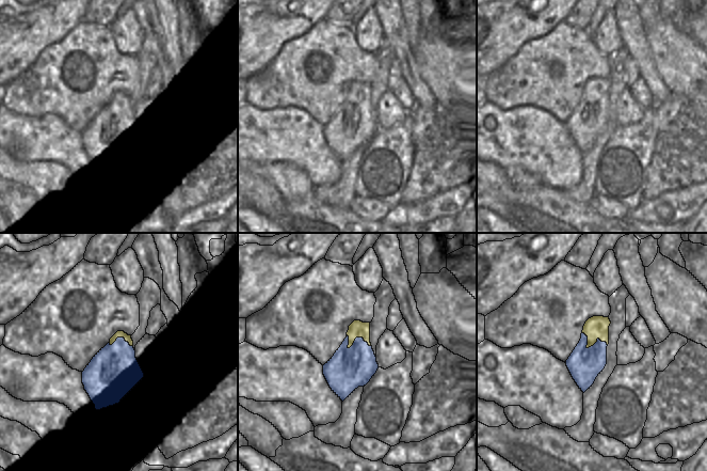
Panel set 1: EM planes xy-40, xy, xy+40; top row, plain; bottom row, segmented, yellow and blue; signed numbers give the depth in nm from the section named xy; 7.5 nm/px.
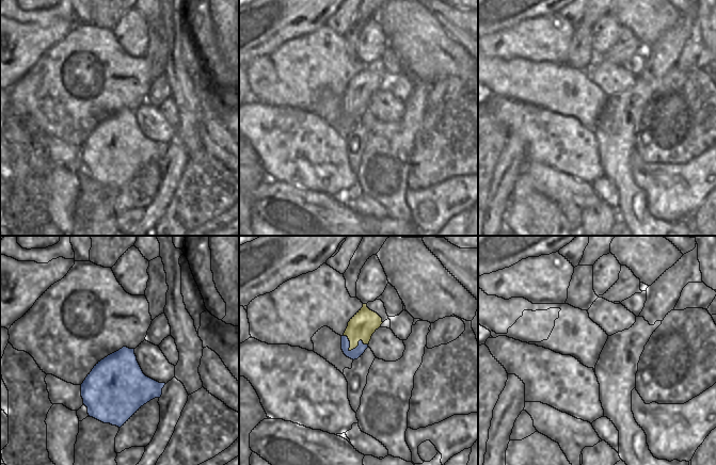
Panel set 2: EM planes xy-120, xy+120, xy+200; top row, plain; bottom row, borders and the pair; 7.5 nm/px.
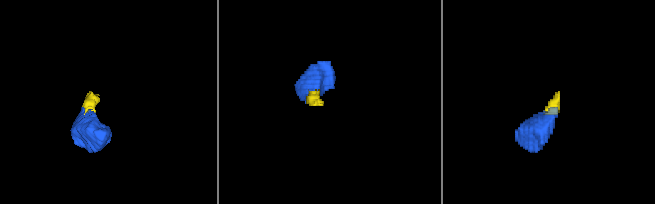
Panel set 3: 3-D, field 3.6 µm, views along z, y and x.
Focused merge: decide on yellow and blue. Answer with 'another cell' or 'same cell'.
another cell

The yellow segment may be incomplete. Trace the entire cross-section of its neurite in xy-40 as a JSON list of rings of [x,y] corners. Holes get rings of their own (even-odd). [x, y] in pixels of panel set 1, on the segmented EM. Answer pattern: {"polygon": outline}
{"polygon": [[[117,331],[111,339],[110,339],[110,345],[112,345],[117,337],[124,337],[126,342],[129,343],[130,346],[133,346],[133,341],[131,339],[131,335],[128,335],[124,331]]]}

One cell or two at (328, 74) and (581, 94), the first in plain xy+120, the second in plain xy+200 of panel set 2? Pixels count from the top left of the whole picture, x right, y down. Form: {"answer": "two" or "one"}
{"answer": "two"}

